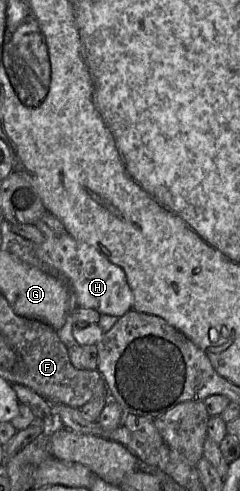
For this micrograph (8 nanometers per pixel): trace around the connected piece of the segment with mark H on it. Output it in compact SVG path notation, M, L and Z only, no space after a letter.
M66 233L34 245L34 253L45 265L52 268L44 270L47 275L57 276L66 284L68 290L70 282L80 308L92 308L100 315L116 316L118 319L132 309L133 294L125 272L121 267L111 263L95 247Z

